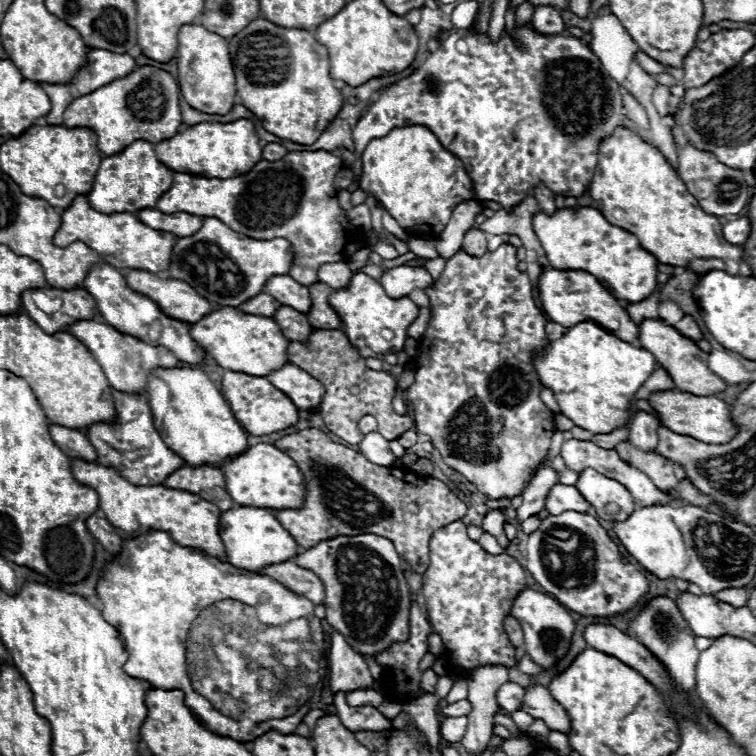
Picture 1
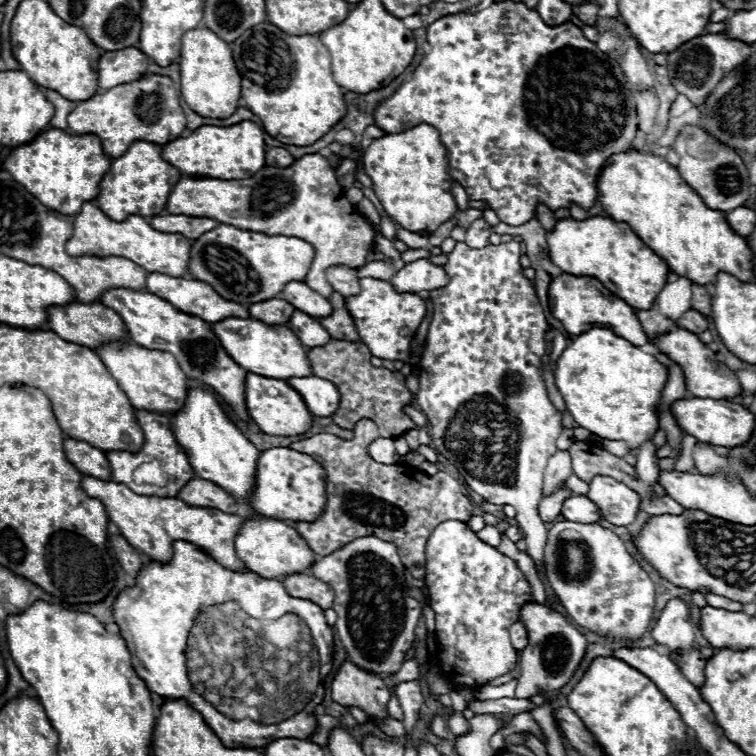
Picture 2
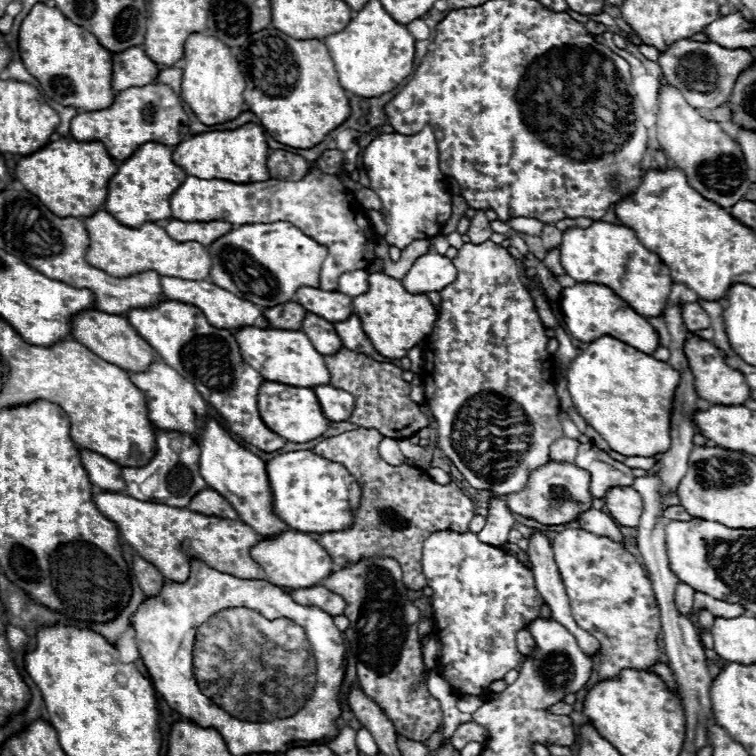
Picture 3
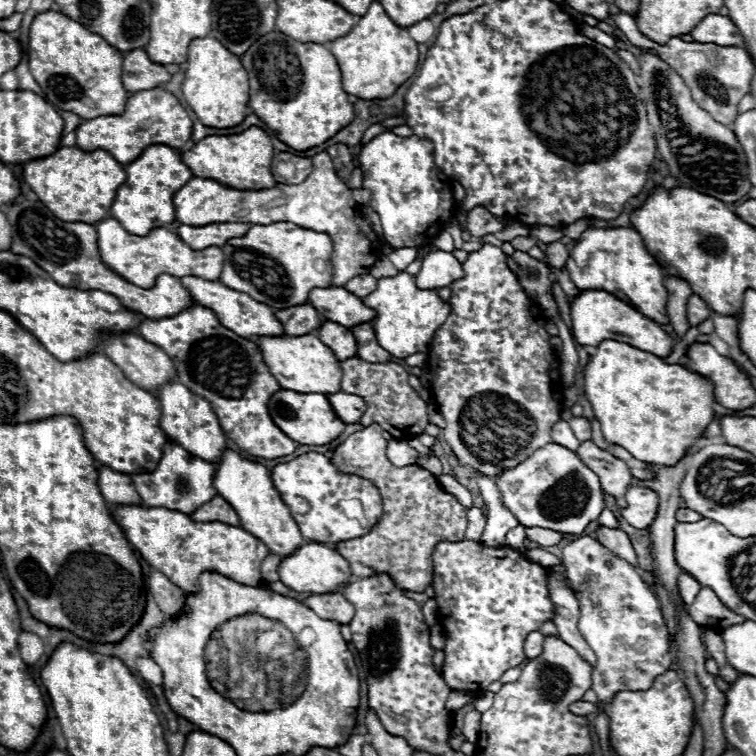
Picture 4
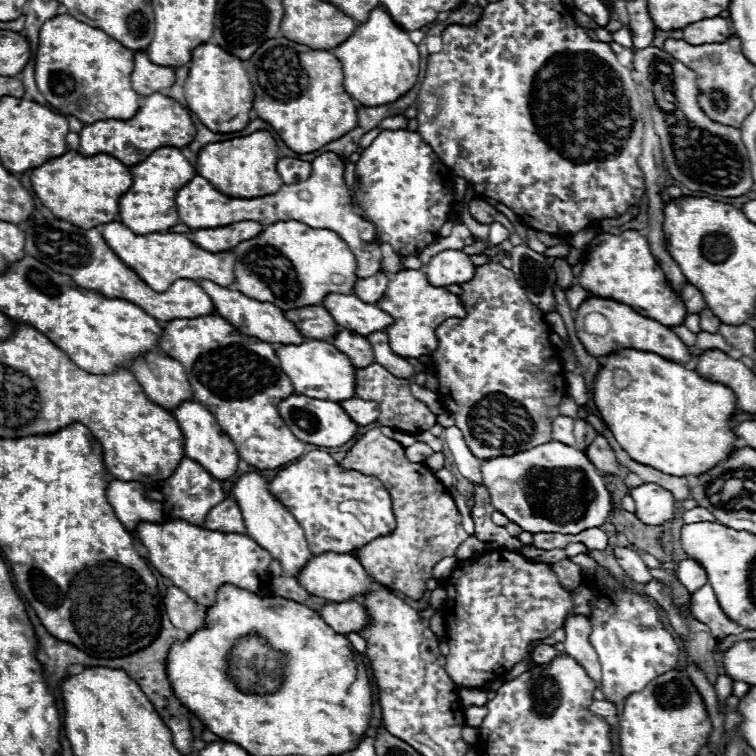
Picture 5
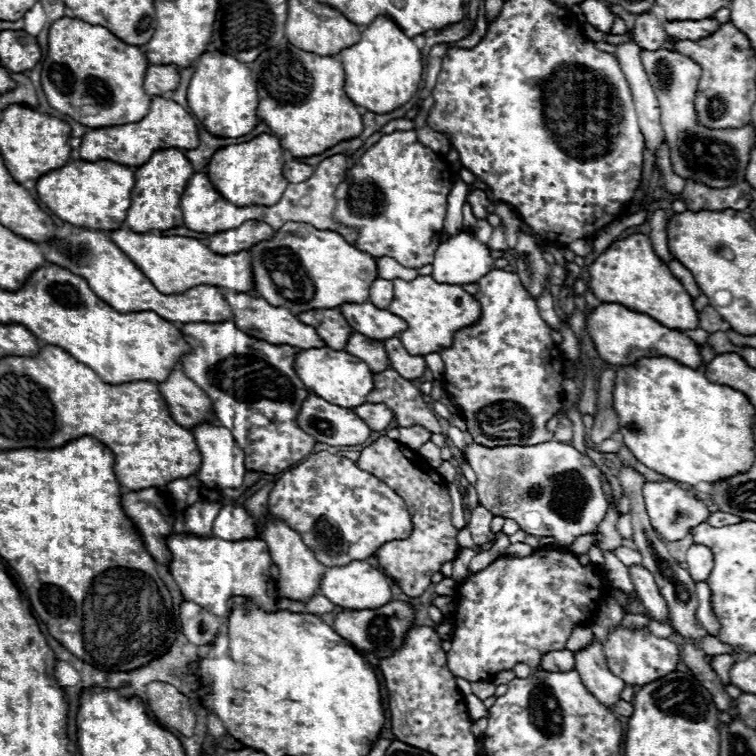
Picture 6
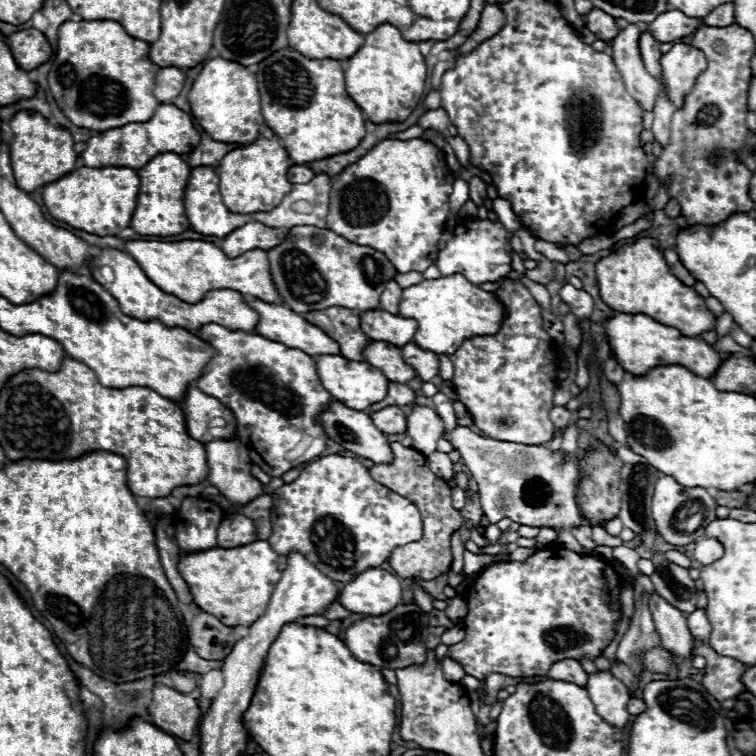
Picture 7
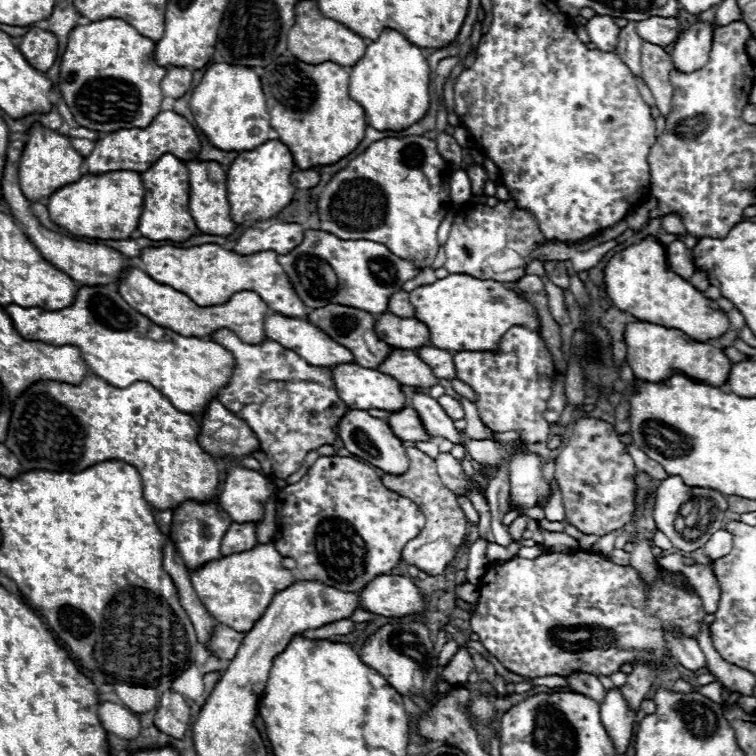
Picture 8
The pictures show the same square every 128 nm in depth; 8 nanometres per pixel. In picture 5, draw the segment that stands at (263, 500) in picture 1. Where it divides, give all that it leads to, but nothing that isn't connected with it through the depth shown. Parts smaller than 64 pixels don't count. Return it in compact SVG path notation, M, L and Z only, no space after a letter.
M308 452L296 464L280 470L268 484L270 494L280 500L304 530L312 554L352 554L374 538L388 536L396 528L392 498L376 476L344 470L328 452Z

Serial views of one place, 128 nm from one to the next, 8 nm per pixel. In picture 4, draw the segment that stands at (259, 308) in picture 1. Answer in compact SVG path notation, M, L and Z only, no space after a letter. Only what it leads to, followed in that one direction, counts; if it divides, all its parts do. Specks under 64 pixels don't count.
M312 304L304 306L290 306L288 310L278 310L276 318L282 322L286 334L310 334L322 326L320 314L312 310Z

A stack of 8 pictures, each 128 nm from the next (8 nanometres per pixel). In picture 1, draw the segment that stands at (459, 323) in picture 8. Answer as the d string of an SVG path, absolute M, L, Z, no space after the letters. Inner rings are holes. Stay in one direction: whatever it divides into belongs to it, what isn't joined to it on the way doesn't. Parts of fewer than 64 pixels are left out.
M362 272L354 274L350 280L350 286L346 290L336 290L330 296L330 306L340 314L342 324L344 324L344 334L360 350L364 358L384 358L390 352L402 352L404 342L408 338L406 328L416 320L420 308L408 298L390 298L386 296L382 284ZM384 330L392 332L392 338L386 340L382 336Z

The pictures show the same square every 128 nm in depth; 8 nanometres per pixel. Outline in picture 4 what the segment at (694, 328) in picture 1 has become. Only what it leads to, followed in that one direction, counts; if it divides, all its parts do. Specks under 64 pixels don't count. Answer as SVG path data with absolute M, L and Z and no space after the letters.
M692 294L692 296L688 298L686 314L688 314L688 322L690 322L692 326L698 326L698 324L704 322L706 318L710 318L710 308L708 308L708 304L706 304L698 294Z

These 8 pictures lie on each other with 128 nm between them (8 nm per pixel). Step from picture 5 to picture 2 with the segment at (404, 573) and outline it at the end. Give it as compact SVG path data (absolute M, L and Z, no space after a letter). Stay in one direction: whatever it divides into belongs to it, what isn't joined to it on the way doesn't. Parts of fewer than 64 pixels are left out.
M360 420L352 440L334 434L316 434L294 442L290 448L318 460L328 470L328 506L320 520L308 524L298 522L294 528L318 556L328 556L348 542L364 536L376 536L392 542L398 548L406 570L422 580L426 574L424 546L432 530L446 520L468 522L474 504L462 494L460 482L446 472L436 476L424 474L410 464L380 464L370 458L368 446L378 438L378 428L372 420Z

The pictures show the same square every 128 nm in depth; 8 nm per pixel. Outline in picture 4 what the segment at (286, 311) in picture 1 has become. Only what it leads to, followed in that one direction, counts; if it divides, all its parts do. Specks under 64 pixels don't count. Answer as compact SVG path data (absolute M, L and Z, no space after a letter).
M324 322L318 330L318 338L328 346L332 348L334 356L338 360L348 360L348 358L354 358L358 356L358 344L356 344L356 338L354 334L344 328L344 326L336 326L334 322Z

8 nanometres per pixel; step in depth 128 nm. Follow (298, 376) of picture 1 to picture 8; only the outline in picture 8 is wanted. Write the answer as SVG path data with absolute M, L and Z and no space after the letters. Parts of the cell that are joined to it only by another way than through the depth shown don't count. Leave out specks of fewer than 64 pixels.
M404 408L388 416L388 424L392 432L404 442L428 442L432 440L414 408Z

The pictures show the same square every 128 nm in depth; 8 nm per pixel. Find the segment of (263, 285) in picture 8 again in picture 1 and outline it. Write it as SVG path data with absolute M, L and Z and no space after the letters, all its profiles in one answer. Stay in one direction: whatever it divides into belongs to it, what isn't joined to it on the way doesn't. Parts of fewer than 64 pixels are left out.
M78 196L72 202L72 206L62 212L62 226L54 236L56 246L66 248L72 242L84 242L88 248L102 254L104 260L114 268L138 268L138 270L148 270L152 274L158 274L170 268L176 236L172 232L152 230L130 212L116 212L110 216L100 214L88 204L86 196Z

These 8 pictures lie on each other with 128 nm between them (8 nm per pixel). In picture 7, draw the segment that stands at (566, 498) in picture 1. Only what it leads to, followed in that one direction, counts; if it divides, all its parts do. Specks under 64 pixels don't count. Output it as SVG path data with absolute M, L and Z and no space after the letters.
M652 594L650 612L656 624L656 632L660 634L662 646L680 658L692 656L692 634L686 624L684 612L668 604L662 596Z

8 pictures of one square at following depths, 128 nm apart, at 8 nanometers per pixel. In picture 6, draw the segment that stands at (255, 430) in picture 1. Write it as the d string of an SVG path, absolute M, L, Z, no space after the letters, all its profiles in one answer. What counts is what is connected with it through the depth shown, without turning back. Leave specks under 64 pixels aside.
M310 396L298 414L298 426L316 442L328 446L358 446L370 440L372 428L342 406L332 406L320 396Z

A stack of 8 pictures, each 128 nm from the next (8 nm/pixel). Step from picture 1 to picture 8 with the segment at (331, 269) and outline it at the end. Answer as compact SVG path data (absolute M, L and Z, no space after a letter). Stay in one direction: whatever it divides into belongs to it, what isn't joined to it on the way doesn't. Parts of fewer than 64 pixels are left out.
M404 290L392 294L390 302L388 302L388 312L396 314L400 318L412 318L412 316L416 316L414 306L410 304L410 294L404 292Z

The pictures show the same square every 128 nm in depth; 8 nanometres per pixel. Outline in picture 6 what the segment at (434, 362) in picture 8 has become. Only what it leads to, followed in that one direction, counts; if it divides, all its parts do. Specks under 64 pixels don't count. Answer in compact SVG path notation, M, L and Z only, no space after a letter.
M388 338L386 342L386 352L388 352L388 358L392 362L392 368L406 380L412 380L412 378L420 378L426 370L426 360L424 356L412 356L404 350L400 338Z

